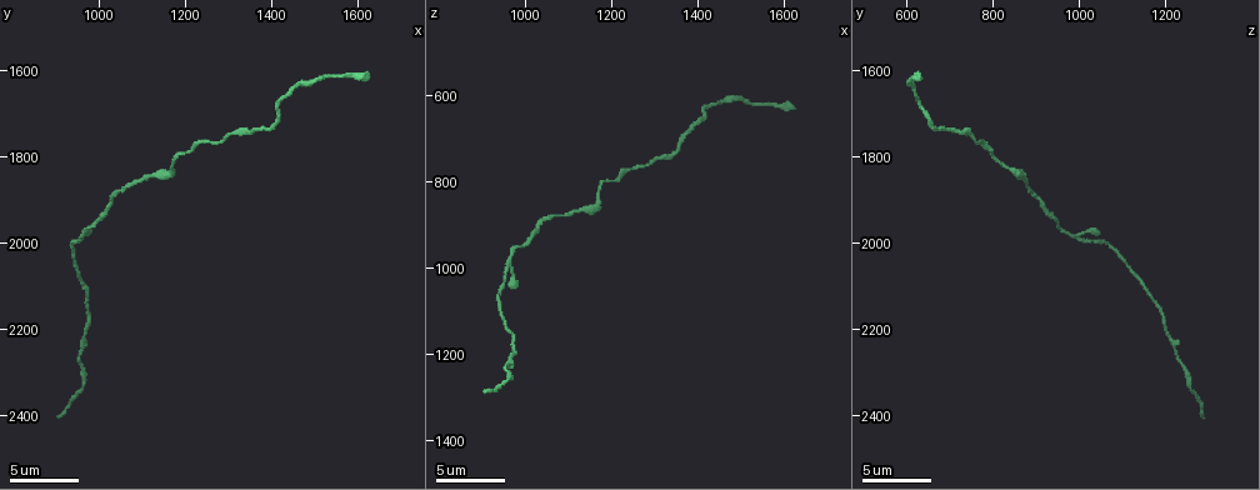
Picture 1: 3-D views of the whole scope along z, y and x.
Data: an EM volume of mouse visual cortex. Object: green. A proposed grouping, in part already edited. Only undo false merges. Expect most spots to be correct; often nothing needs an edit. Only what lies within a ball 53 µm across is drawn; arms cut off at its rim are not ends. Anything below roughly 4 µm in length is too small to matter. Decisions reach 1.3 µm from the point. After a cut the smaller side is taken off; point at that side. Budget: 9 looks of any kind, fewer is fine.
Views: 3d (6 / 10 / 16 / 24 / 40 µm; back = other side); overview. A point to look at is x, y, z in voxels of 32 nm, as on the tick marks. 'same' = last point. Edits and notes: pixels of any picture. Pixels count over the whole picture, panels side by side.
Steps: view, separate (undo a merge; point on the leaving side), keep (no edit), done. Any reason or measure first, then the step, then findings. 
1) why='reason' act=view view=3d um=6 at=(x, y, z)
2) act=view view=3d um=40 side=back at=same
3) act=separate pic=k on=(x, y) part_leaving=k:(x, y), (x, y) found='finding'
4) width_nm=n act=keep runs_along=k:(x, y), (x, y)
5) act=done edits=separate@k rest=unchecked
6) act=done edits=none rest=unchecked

act=view view=3d um=10 at=(960, 2270, 1235)

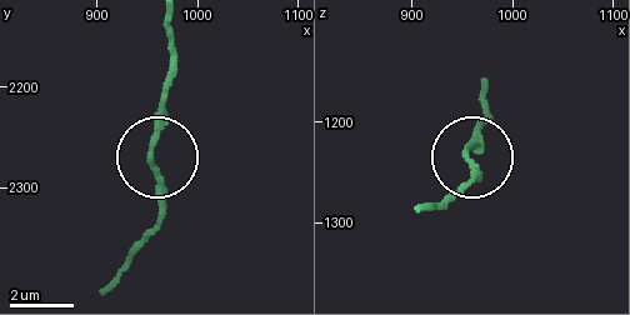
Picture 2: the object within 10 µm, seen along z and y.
why='zoom in' act=view view=3d um=6 at=(954, 2274, 1232)

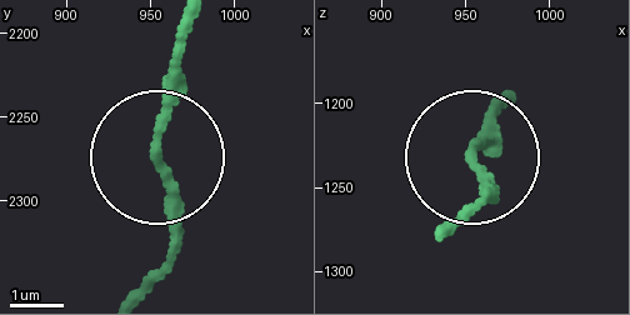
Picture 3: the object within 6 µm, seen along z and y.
act=keep runs_along=3:(183, 33), (160, 114), (174, 270) found='one neuron here'

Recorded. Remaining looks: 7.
why='sudden change in width' act=view view=3d um=10 at=(1165, 1820, 830)

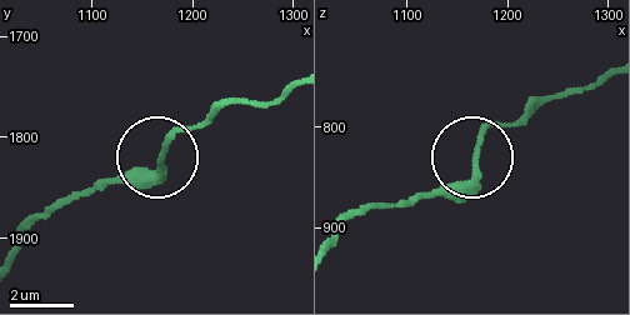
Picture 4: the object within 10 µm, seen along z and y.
why='closer look' act=view view=3d um=6 at=(1168, 1820, 830)

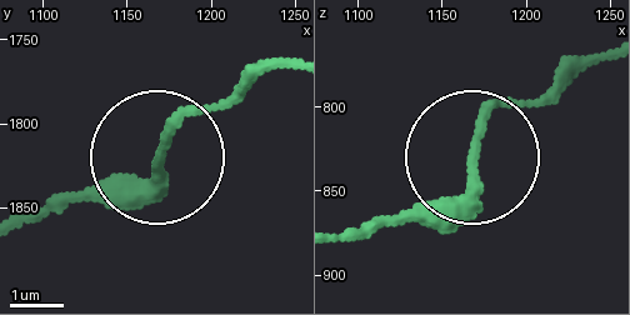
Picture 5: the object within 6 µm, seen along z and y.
act=keep runs_along=5:(344, 234), (439, 208), (493, 114), (555, 78) found='one neuron here'

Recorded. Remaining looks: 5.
why='sudden change in width' act=view view=3d um=10 at=(1295, 1745, 755)

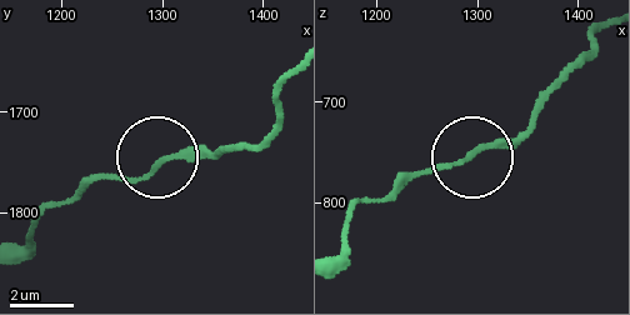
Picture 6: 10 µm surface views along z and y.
act=view view=3d um=10 side=back at=(1298, 1750, 752)

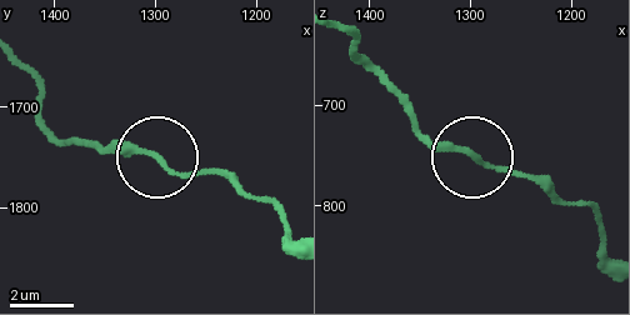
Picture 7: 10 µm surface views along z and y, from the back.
act=keep runs_along=7:(608, 241), (583, 204), (438, 143), (408, 115) found='continuous, no second neuron'

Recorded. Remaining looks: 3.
why='a narrow waist' act=view view=3d um=10 at=(985, 1955, 945)

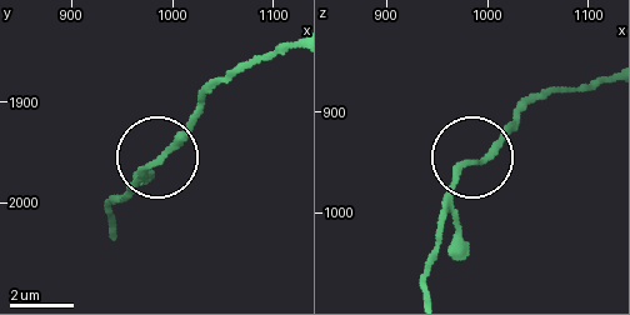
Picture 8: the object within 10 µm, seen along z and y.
act=keep runs_along=8:(545, 90), (459, 176), (445, 214) found='one neuron here'

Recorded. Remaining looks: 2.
act=done edits=none rest=unchecked

